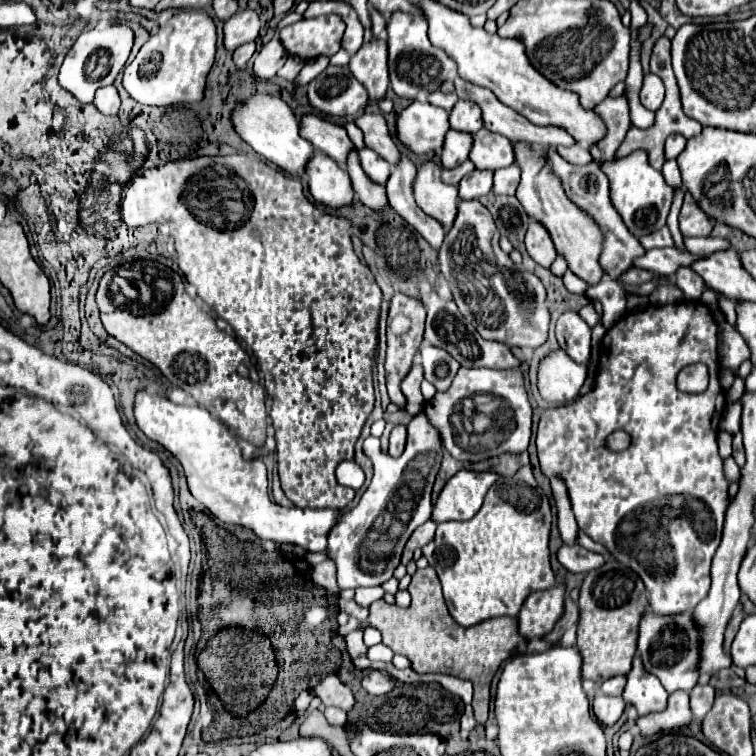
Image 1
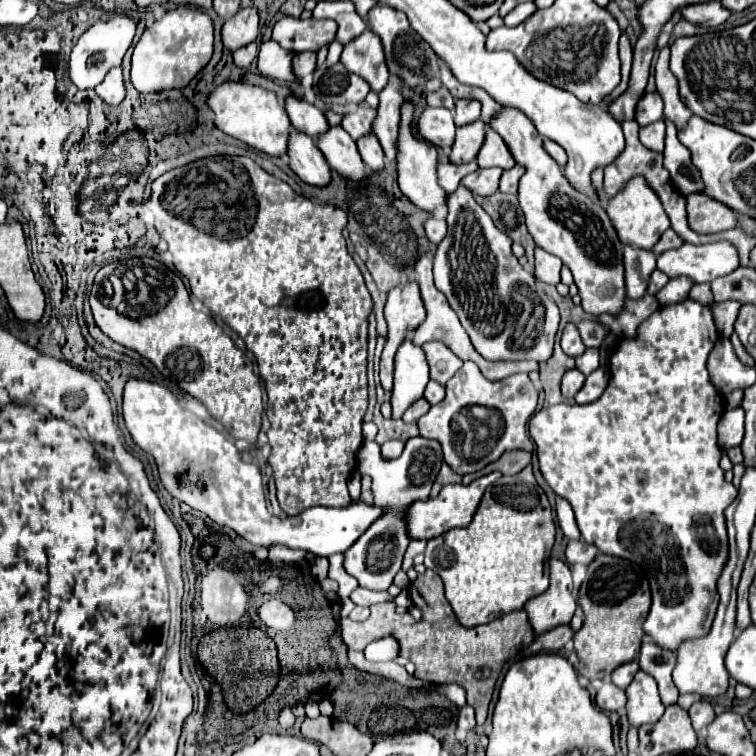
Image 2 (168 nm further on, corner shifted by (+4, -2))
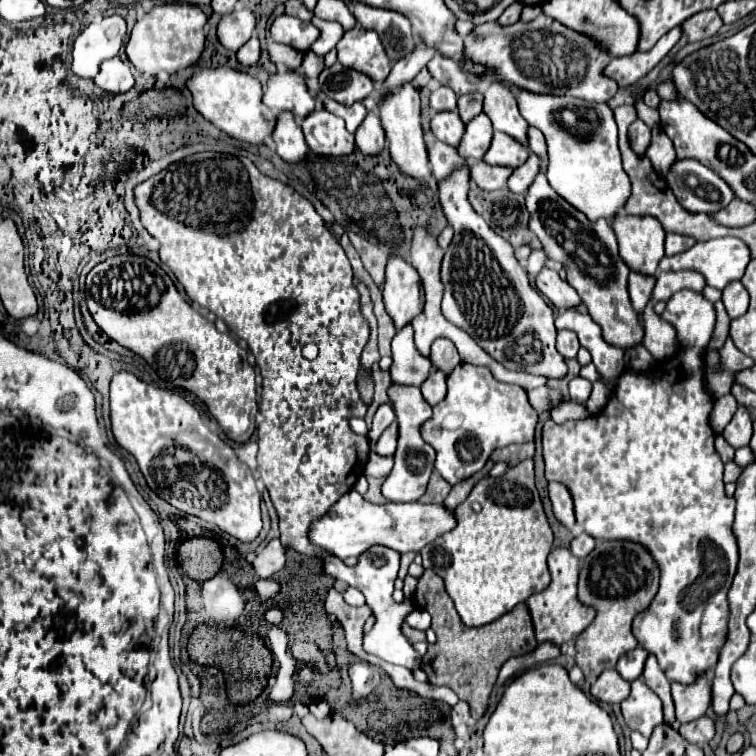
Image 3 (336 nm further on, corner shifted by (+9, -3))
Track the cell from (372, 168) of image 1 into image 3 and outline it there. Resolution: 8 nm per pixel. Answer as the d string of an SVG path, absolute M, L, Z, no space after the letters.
M369 111L365 121L355 133L357 149L365 155L377 155L385 147L385 131L381 129L381 119L377 117L377 111Z

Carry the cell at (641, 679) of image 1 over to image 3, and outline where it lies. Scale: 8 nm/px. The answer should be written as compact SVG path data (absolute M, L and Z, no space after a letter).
M639 677L631 685L631 695L621 703L625 723L631 731L639 731L643 737L651 737L653 729L663 723L661 699Z

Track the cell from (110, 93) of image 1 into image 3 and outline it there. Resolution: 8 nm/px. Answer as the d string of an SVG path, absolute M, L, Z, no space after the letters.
M113 57L101 63L101 69L95 77L95 85L109 91L109 93L125 93L133 87L133 73L129 65L121 61L121 57Z

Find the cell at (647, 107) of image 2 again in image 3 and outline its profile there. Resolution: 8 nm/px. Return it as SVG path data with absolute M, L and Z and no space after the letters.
M633 121L629 125L629 143L631 143L631 149L637 151L637 155L645 155L647 147L649 147L649 141L651 141L651 129L641 121Z

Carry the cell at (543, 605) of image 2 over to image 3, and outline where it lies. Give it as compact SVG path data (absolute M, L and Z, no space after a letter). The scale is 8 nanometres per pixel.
M555 547L549 553L547 563L549 563L549 571L551 571L551 583L541 593L529 597L527 599L527 605L529 605L531 617L533 617L537 641L539 643L551 641L553 645L563 645L563 643L575 639L579 633L583 633L585 627L589 627L589 623L595 617L595 609L583 605L577 599L579 559L573 557L573 553L569 553L569 547Z

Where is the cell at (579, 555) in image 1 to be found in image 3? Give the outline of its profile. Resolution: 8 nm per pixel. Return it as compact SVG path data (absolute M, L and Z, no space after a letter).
M581 533L581 535L577 535L573 541L571 541L571 551L573 551L573 555L577 555L577 557L587 557L591 551L593 551L593 547L595 547L595 539L593 537L589 537L587 533Z

